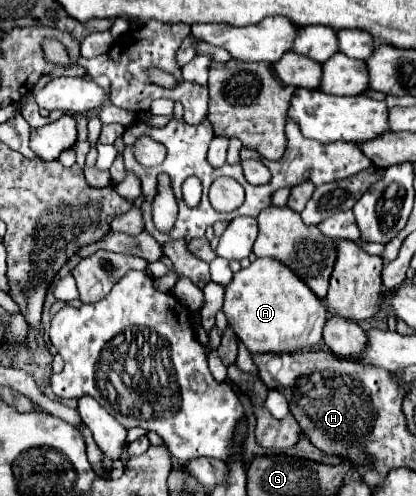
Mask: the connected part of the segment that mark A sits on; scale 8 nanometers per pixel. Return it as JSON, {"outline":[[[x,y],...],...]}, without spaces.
{"outline":[[[257,258],[249,268],[239,270],[225,288],[223,312],[239,340],[251,354],[295,354],[321,344],[327,320],[325,300],[297,278],[297,274],[275,258]]]}

